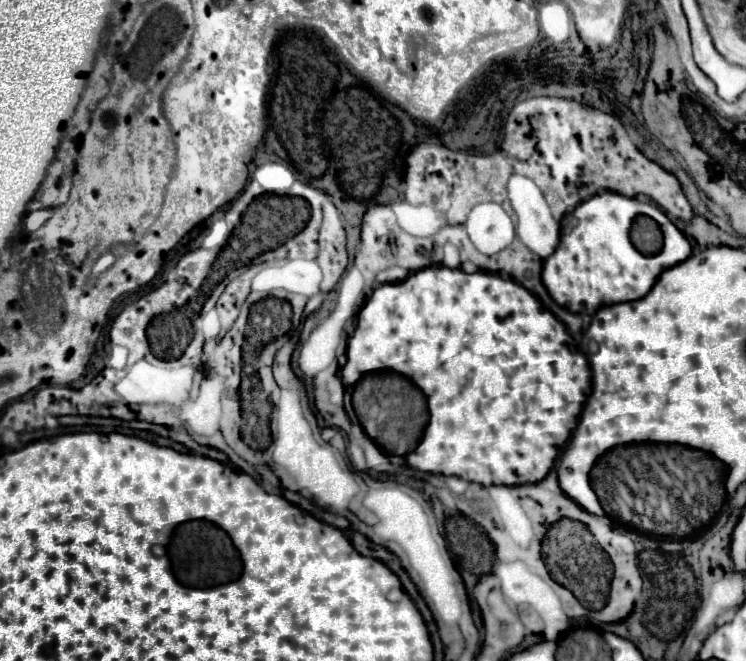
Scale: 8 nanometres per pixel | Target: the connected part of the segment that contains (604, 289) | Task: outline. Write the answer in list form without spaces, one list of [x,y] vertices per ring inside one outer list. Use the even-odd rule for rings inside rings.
[[[602,192],[562,218],[560,244],[554,254],[544,260],[542,282],[554,302],[568,312],[594,314],[602,306],[644,298],[664,270],[684,262],[690,254],[692,248],[688,240],[658,206],[616,192]],[[640,214],[656,220],[664,234],[664,248],[650,258],[640,254],[630,242],[632,222]]]

